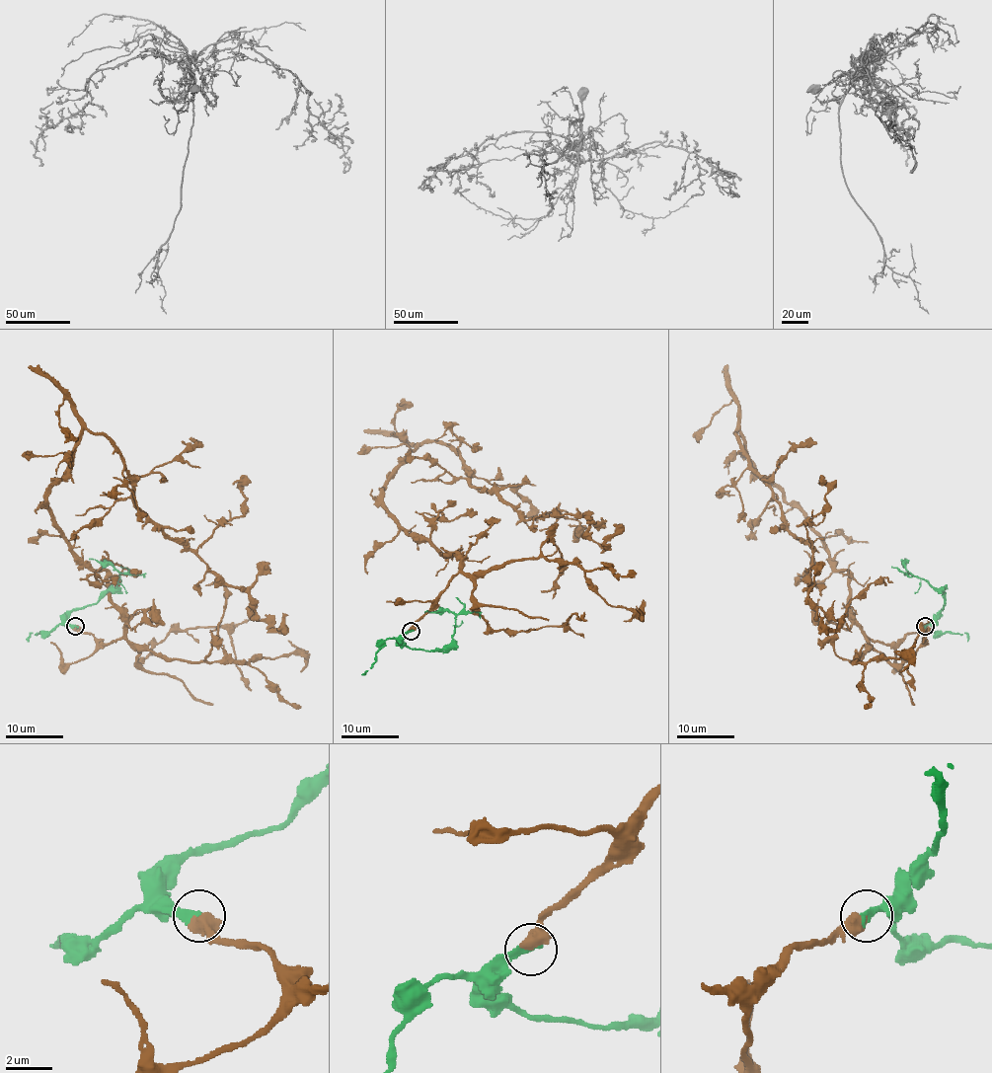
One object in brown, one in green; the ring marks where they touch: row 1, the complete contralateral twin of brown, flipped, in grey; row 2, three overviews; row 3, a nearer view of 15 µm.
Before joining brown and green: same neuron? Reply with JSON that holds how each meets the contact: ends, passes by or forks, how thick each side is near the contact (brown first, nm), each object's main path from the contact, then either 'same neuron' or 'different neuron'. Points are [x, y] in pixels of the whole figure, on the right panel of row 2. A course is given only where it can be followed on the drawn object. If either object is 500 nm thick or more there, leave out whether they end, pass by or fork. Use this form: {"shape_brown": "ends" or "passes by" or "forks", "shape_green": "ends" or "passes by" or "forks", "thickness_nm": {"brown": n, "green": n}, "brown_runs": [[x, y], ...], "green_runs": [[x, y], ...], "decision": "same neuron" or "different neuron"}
{"thickness_nm": {"brown": 600, "green": 380}, "brown_runs": [[926, 626], [896, 643], [865, 634], [849, 572], [738, 429], [814, 552], [808, 595], [839, 627], [818, 614]], "green_runs": [[926, 626], [945, 605], [945, 593], [910, 572], [907, 559]], "decision": "same neuron"}

